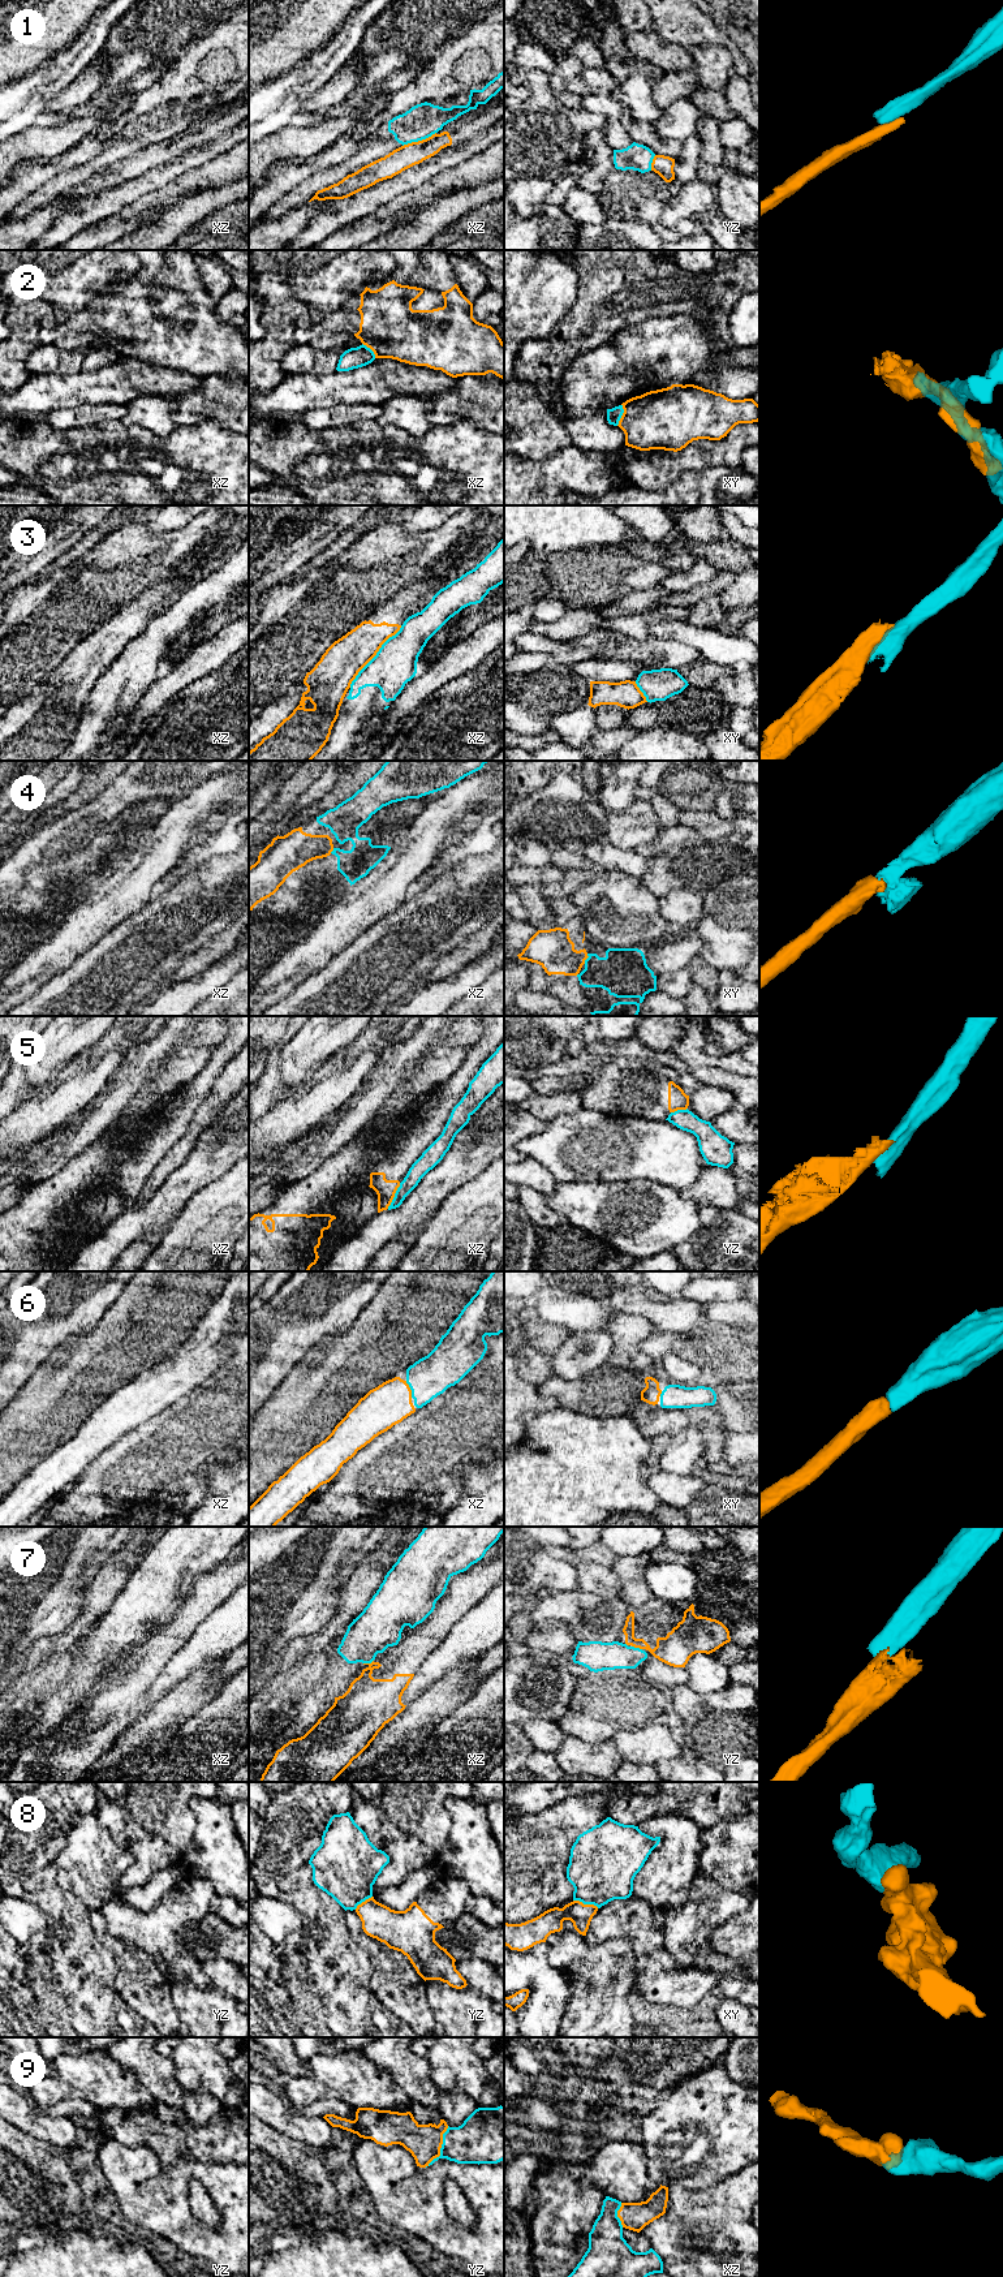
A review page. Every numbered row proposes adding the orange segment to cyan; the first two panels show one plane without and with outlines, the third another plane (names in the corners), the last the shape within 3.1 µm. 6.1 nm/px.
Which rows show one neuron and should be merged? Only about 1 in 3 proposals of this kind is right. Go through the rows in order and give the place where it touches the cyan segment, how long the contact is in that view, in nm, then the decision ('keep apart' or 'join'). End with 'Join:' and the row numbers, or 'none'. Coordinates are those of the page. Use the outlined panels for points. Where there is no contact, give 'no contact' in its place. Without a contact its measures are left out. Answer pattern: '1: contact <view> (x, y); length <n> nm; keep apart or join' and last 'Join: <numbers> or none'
1: contact xz (418, 140); length 220 nm; keep apart
2: contact xy (621, 414); length 140 nm; keep apart
3: contact xz (375, 655); length 500 nm; keep apart
4: contact xy (586, 959); length 70 nm; join
5: contact xz (395, 1196); length 180 nm; keep apart
6: contact xz (410, 1389); length 110 nm; join
7: contact xz (367, 1662); length 70 nm; keep apart
8: contact xy (586, 1903); length 170 nm; keep apart
9: contact yz (440, 2148); length 300 nm; join
Join: 4, 6, 9

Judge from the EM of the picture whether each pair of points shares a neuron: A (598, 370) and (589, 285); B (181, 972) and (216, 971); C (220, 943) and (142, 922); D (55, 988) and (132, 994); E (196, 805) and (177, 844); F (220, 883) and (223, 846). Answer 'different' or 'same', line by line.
A: different
B: different
C: different
D: different
E: same
F: different

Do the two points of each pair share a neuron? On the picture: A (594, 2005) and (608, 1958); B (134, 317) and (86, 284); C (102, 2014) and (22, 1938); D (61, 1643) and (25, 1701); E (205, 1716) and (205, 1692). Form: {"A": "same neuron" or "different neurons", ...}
{"A": "same neuron", "B": "different neurons", "C": "different neurons", "D": "different neurons", "E": "different neurons"}

